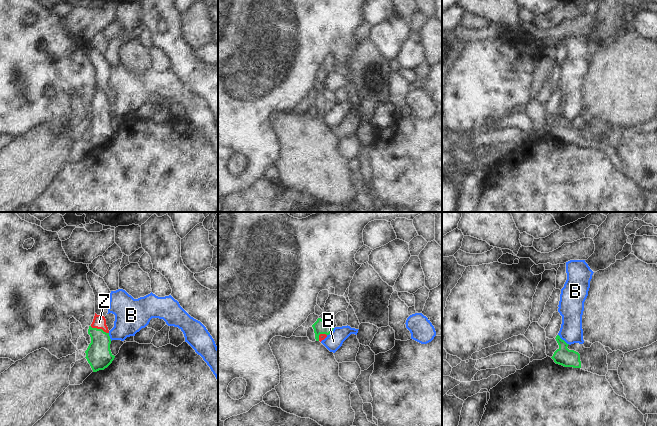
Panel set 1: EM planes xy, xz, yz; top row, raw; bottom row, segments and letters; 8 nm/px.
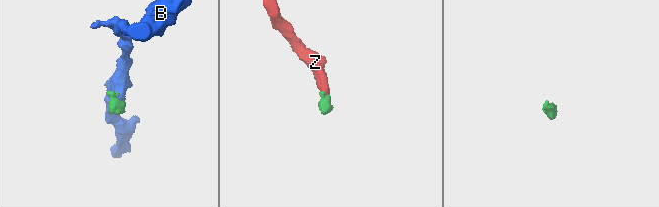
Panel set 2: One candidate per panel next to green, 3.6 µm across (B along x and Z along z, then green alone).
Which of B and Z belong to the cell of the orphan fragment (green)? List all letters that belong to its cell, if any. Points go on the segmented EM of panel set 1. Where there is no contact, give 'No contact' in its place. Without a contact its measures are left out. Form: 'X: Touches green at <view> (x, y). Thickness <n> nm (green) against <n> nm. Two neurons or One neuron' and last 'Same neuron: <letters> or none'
B: Touches green at yz (563, 340). Thickness 150 nm (green) against 190 nm. Two neurons
Z: Touches green at xy (99, 329). Thickness 200 nm (green) against 110 nm. One neuron
Same neuron: Z

